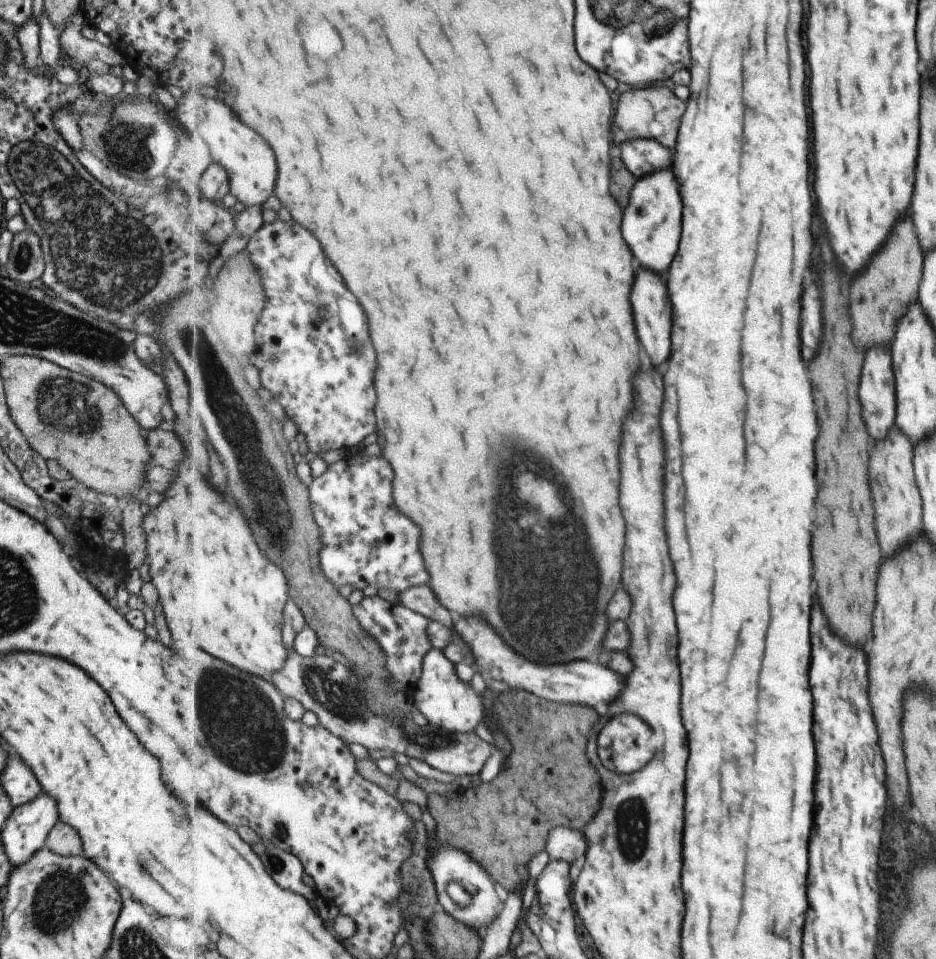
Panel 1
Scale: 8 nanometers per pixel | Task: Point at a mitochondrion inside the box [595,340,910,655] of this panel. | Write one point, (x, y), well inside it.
(882, 493)

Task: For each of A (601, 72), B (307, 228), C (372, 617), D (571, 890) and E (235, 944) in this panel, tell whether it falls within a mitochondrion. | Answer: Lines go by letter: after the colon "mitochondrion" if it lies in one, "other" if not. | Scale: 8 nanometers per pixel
A: other
B: other
C: other
D: other
E: other

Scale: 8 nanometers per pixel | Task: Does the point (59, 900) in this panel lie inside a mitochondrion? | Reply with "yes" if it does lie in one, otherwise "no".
yes

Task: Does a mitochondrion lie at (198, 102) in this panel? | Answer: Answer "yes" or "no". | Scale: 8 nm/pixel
no

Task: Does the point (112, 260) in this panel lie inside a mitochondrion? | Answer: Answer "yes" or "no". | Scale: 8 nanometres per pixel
yes

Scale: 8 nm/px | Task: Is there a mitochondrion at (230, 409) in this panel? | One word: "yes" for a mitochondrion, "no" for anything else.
yes

